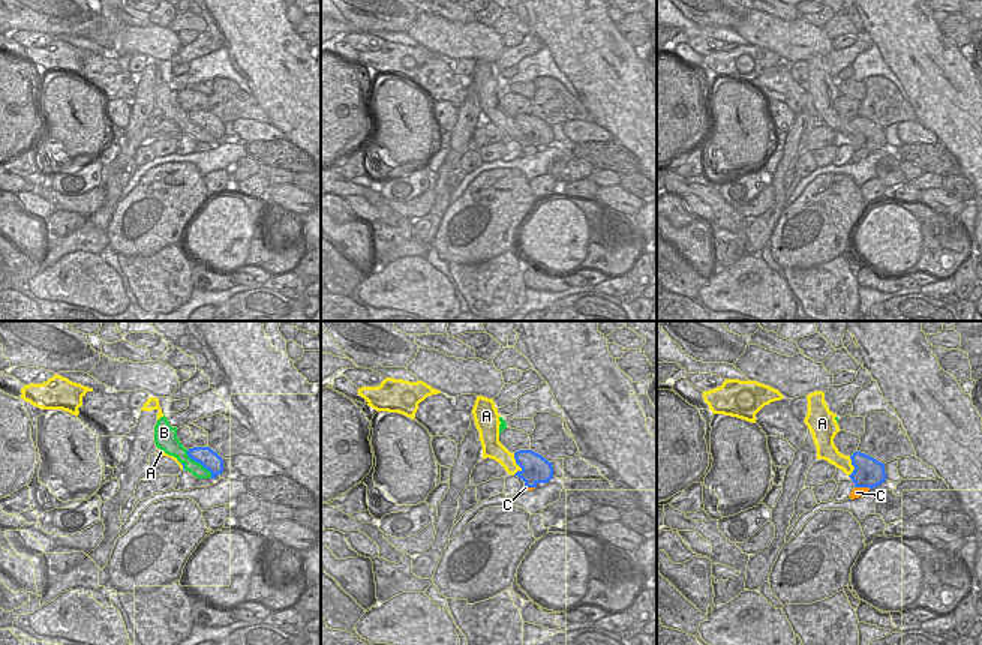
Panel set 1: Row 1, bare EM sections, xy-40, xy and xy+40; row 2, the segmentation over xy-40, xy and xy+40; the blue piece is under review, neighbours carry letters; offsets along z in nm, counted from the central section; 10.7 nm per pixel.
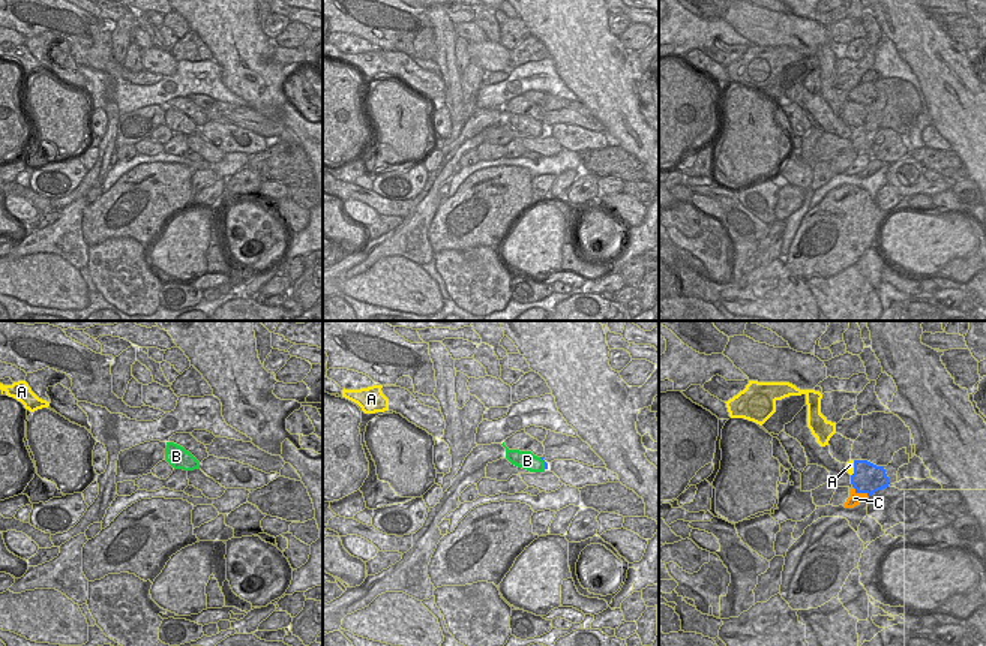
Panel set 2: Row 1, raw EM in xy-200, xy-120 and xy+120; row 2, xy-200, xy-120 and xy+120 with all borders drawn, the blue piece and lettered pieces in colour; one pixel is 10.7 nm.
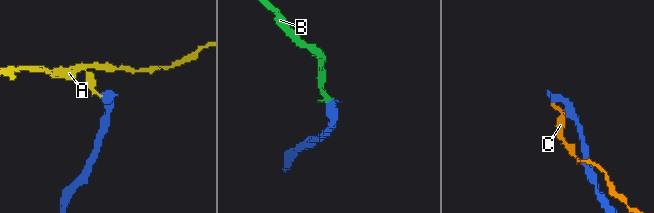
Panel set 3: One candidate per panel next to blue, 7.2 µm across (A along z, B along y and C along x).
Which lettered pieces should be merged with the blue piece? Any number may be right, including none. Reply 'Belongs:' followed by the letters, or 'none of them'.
Belongs: B

